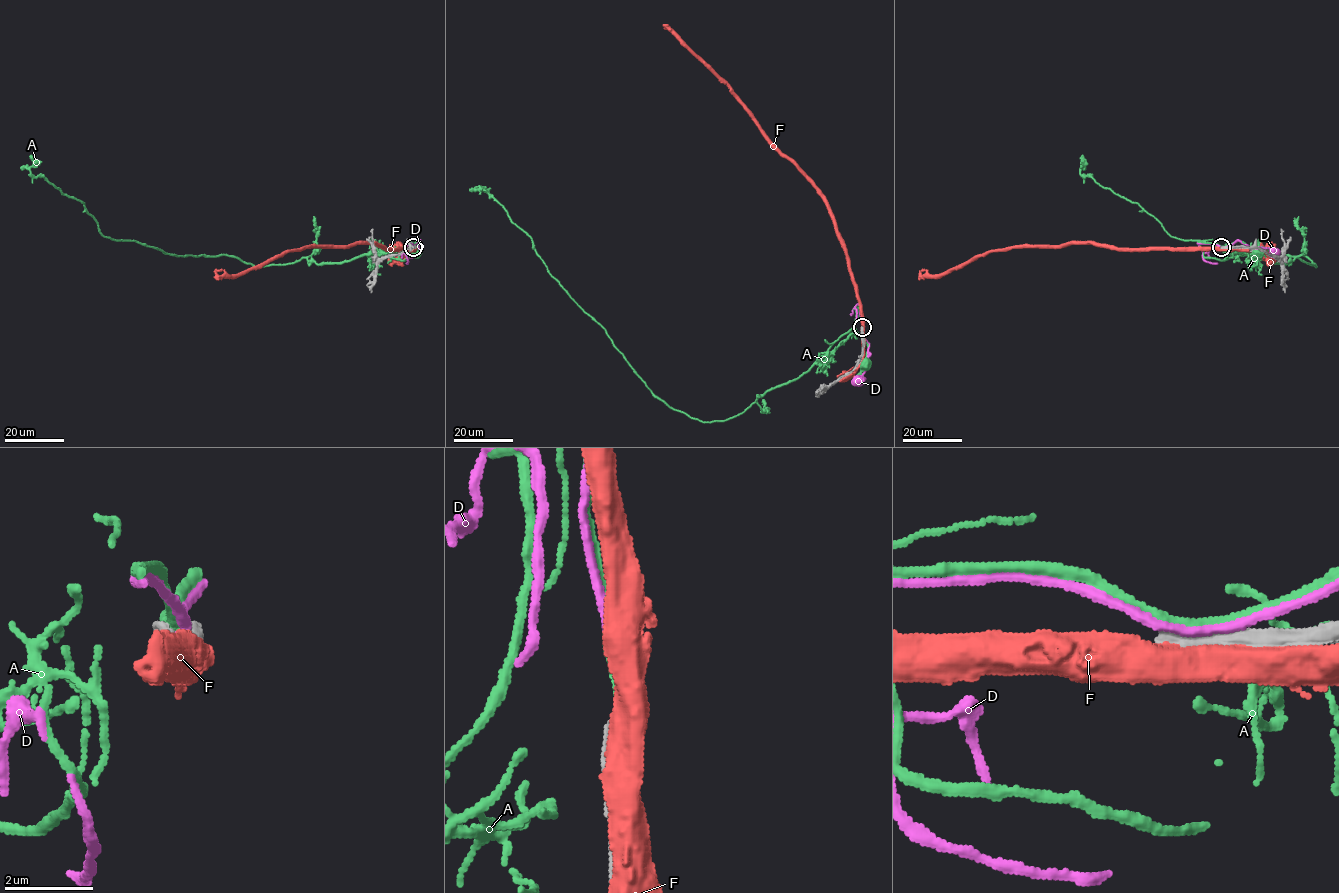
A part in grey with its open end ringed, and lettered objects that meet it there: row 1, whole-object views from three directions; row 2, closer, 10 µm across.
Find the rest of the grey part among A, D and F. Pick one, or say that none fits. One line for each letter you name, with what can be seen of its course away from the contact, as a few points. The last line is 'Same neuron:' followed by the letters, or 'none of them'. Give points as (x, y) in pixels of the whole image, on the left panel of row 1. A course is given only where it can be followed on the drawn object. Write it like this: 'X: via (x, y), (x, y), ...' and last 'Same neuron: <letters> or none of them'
Same neuron: none of them

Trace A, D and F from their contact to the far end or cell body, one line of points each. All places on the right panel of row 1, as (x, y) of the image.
A: (1223, 247), (1241, 241), (1256, 252)
D: (1224, 247), (1238, 240), (1251, 248), (1268, 248), (1275, 253)
F: (1226, 248), (1115, 248), (1090, 243), (1011, 246), (979, 254), (939, 274), (922, 275), (924, 269)

